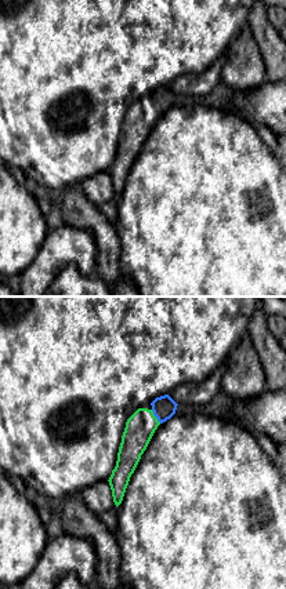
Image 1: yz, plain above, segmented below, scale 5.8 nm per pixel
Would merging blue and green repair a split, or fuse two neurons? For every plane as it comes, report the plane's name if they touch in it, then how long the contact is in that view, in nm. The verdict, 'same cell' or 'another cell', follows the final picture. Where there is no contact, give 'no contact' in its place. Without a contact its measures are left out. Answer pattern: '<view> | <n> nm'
yz | 100 nm

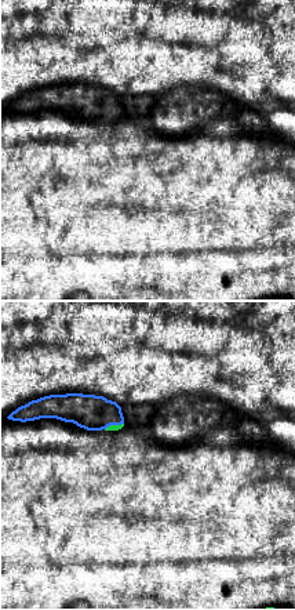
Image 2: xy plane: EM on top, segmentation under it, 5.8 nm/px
xy | 120 nm

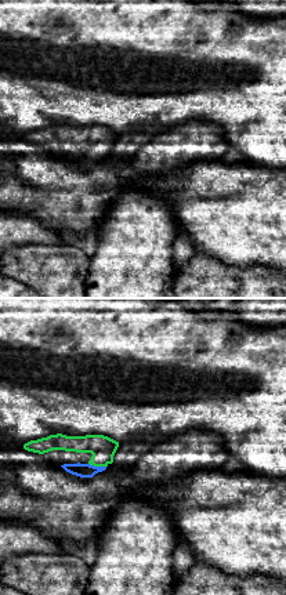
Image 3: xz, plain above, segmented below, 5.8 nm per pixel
xz | 110 nm

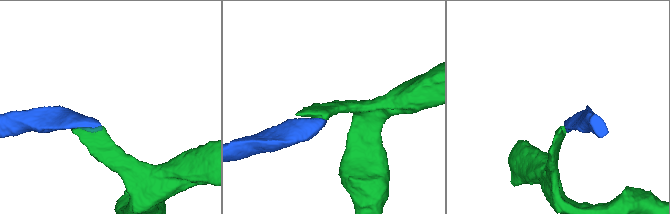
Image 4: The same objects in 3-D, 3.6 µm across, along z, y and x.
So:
same cell

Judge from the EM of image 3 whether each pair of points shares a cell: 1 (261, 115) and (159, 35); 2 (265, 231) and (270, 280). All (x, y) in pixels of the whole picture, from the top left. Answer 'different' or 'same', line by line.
1: same
2: different

